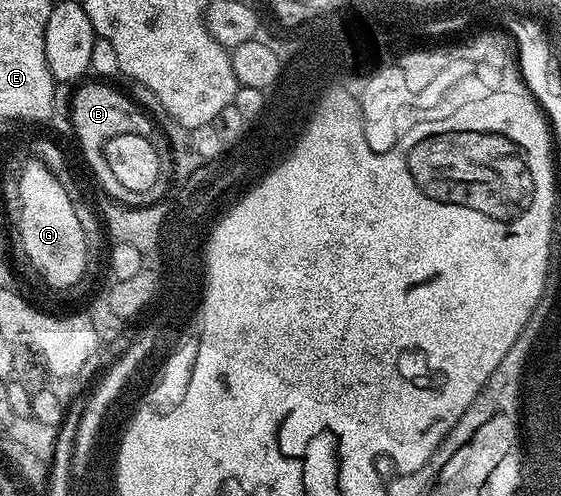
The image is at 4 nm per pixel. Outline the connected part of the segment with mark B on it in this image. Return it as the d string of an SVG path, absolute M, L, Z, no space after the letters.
M104 81L94 82L96 83L85 82L80 85L85 85L85 87L77 86L73 90L71 99L73 129L80 134L80 139L83 139L84 152L87 152L88 159L91 160L91 165L96 170L96 175L103 180L104 186L100 191L112 200L128 199L128 202L140 206L140 193L134 193L134 189L124 191L126 185L120 184L114 178L110 165L106 165L104 146L110 141L110 137L118 137L122 133L138 133L138 137L152 139L157 134L158 128L147 113L141 110L123 90L122 92L115 91L114 88L107 87L109 84Z

